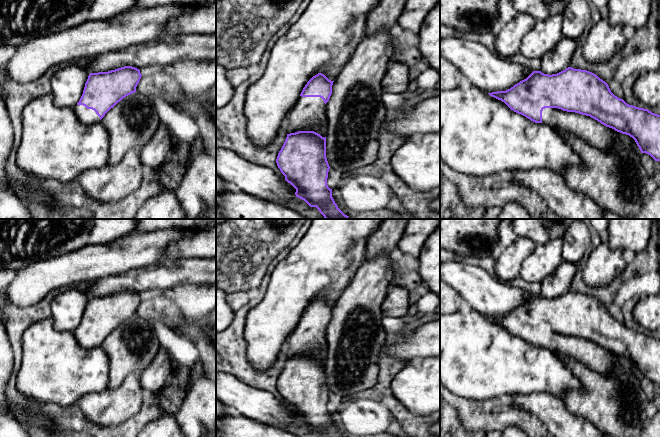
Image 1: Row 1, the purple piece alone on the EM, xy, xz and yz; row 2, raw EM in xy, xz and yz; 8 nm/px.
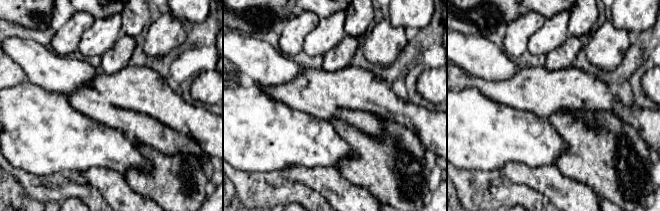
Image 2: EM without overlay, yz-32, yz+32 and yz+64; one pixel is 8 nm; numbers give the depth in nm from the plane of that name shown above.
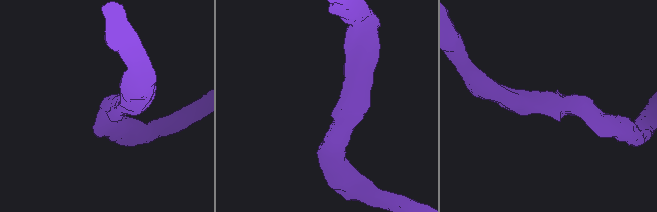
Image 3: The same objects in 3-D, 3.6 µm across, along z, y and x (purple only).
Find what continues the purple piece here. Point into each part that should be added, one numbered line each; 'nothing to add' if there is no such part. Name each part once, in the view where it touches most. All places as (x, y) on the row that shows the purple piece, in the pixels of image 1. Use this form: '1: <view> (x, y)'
1: yz (588, 129)

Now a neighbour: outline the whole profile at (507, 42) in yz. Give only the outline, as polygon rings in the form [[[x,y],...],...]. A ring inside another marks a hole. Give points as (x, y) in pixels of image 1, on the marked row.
[[[518,13],[507,22],[495,36],[493,51],[502,58],[511,59],[520,52],[522,38],[536,24],[536,20],[529,14]]]

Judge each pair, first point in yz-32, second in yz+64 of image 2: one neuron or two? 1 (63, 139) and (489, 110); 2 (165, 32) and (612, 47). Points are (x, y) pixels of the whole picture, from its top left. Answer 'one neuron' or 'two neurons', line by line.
1: one neuron
2: one neuron

